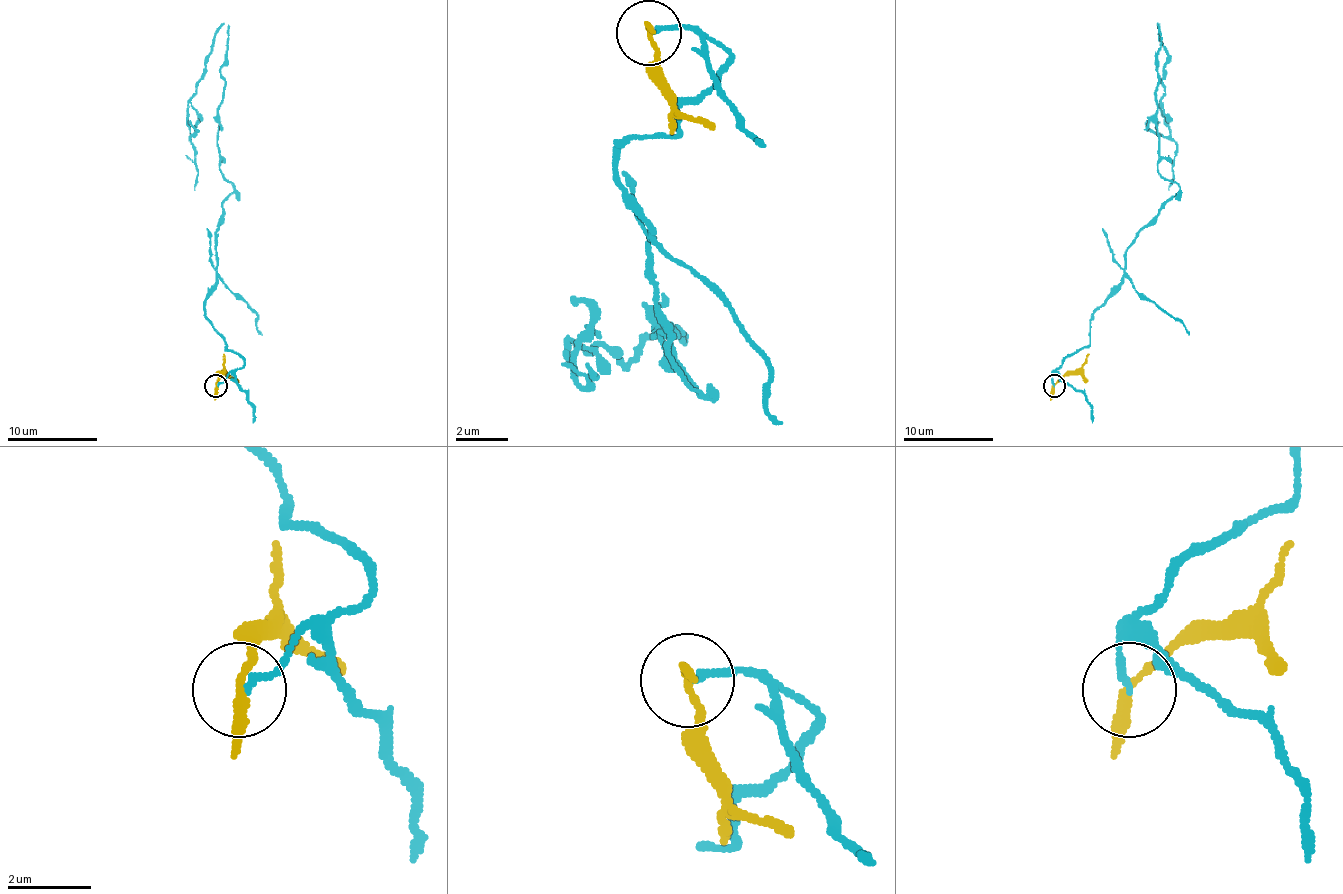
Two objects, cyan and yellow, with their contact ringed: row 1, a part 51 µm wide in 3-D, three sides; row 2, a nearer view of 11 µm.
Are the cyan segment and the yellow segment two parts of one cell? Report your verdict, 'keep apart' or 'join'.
keep apart

